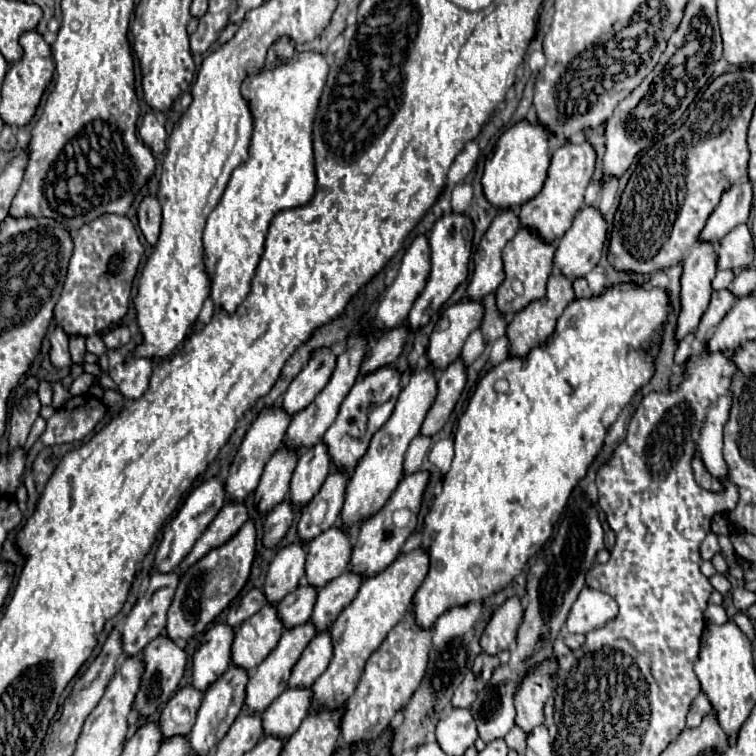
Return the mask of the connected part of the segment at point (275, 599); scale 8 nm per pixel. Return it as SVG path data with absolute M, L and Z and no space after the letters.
M295 542L277 552L267 570L263 586L263 594L271 606L277 606L289 592L293 592L301 584L303 558L307 558L305 546L295 546Z

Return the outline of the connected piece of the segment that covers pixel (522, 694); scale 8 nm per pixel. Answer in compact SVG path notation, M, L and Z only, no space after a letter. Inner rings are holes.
M547 658L535 664L533 670L525 674L521 684L517 686L517 692L513 698L513 704L517 710L515 724L525 734L531 734L535 726L545 724L543 706L553 696L557 670L559 670L559 662L553 658Z

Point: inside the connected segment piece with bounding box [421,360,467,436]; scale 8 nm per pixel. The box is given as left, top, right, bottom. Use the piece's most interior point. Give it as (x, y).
(450, 382)

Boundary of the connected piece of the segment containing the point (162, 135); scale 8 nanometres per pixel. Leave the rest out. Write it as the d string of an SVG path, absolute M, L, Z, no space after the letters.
M145 114L143 124L139 128L139 136L155 154L157 152L165 152L167 132L165 132L165 126L157 120L155 114Z

